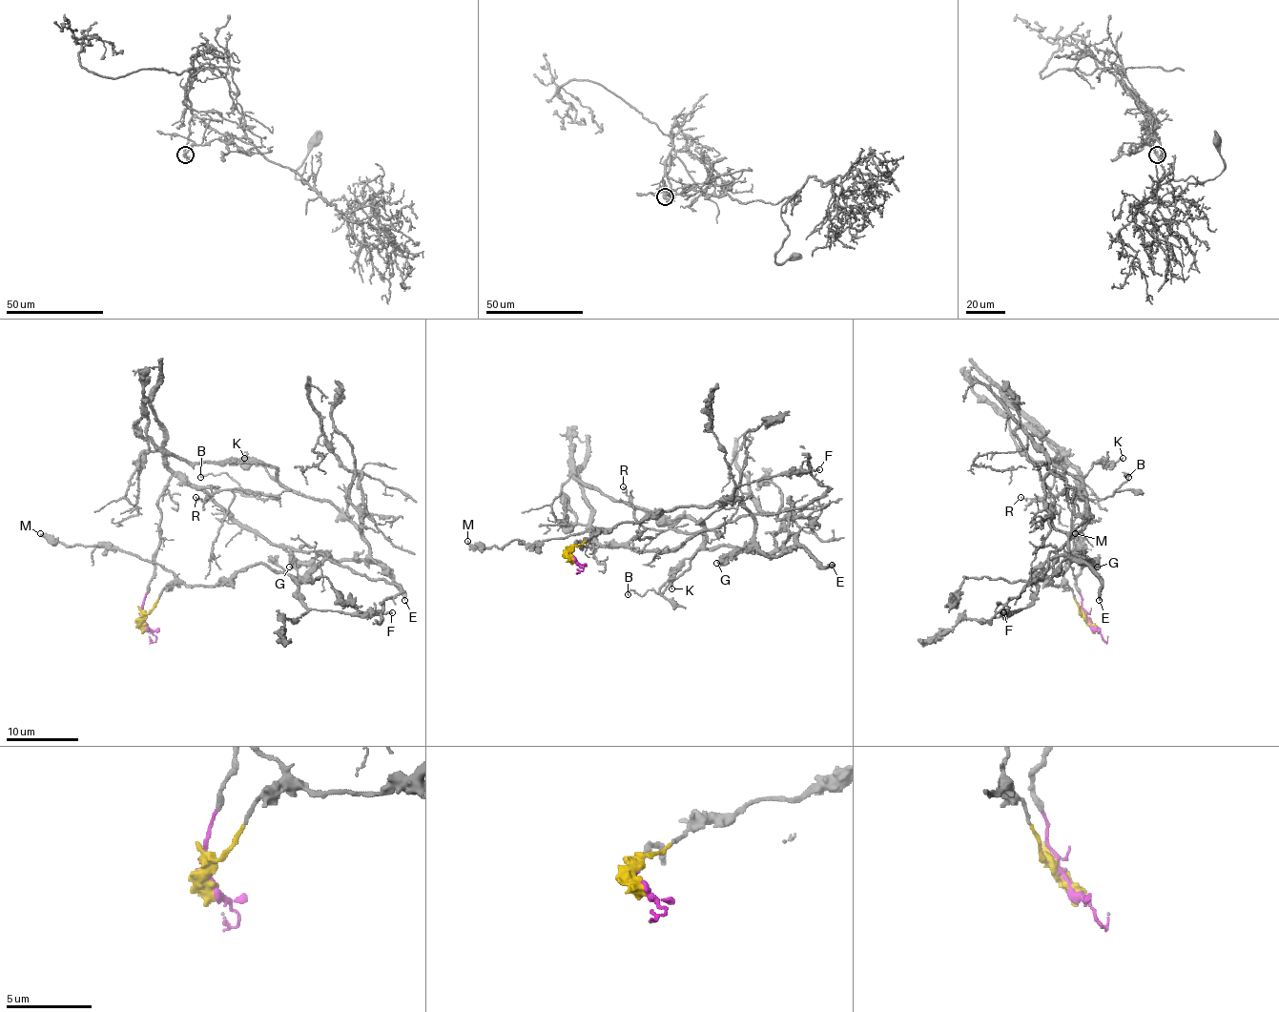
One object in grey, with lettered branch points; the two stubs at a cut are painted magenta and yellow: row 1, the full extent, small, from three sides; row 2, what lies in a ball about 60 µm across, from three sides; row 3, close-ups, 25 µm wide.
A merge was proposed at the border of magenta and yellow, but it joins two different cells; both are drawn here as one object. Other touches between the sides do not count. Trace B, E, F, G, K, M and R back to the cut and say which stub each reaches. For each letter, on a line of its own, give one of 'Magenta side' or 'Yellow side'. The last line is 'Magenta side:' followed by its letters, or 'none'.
B: Magenta side
E: Yellow side
F: Yellow side
G: Yellow side
K: Yellow side
M: Yellow side
R: Magenta side
Magenta side: B, R

